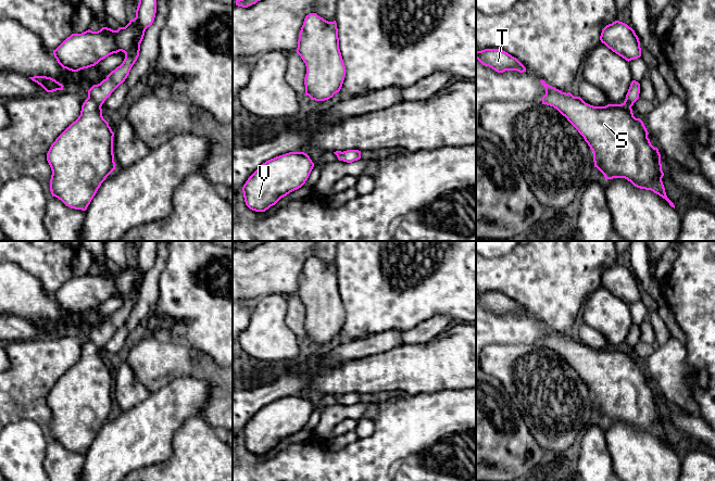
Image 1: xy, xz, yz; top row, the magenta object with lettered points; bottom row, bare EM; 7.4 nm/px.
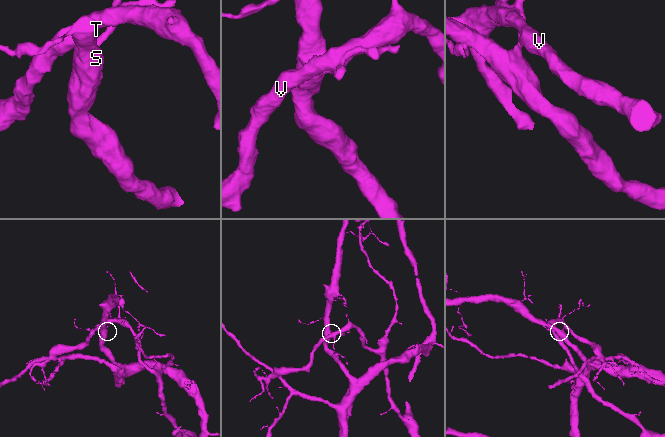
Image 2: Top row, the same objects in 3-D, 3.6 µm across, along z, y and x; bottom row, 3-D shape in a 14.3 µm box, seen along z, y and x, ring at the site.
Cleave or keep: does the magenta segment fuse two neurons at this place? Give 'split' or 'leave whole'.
split

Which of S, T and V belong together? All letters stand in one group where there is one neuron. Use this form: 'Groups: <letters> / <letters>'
Groups: S T / V

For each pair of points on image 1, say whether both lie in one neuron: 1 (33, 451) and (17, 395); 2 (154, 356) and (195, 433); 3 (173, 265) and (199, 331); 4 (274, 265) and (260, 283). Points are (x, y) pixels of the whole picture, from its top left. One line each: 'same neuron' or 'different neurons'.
1: different neurons
2: different neurons
3: same neuron
4: same neuron

